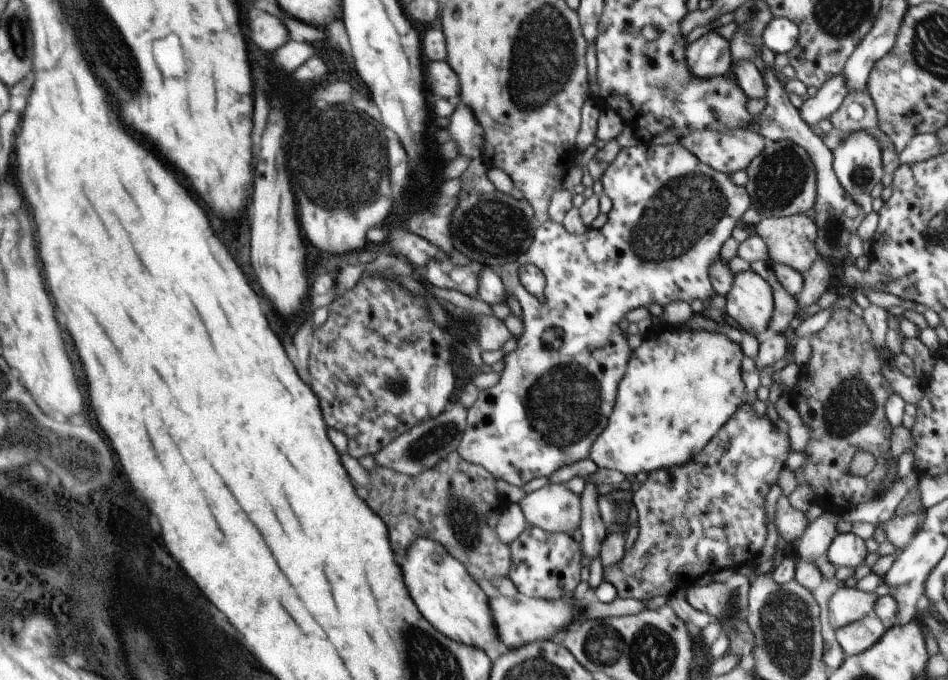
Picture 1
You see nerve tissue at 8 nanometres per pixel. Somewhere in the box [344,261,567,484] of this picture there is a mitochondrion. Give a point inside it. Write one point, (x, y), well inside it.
(444, 436)

